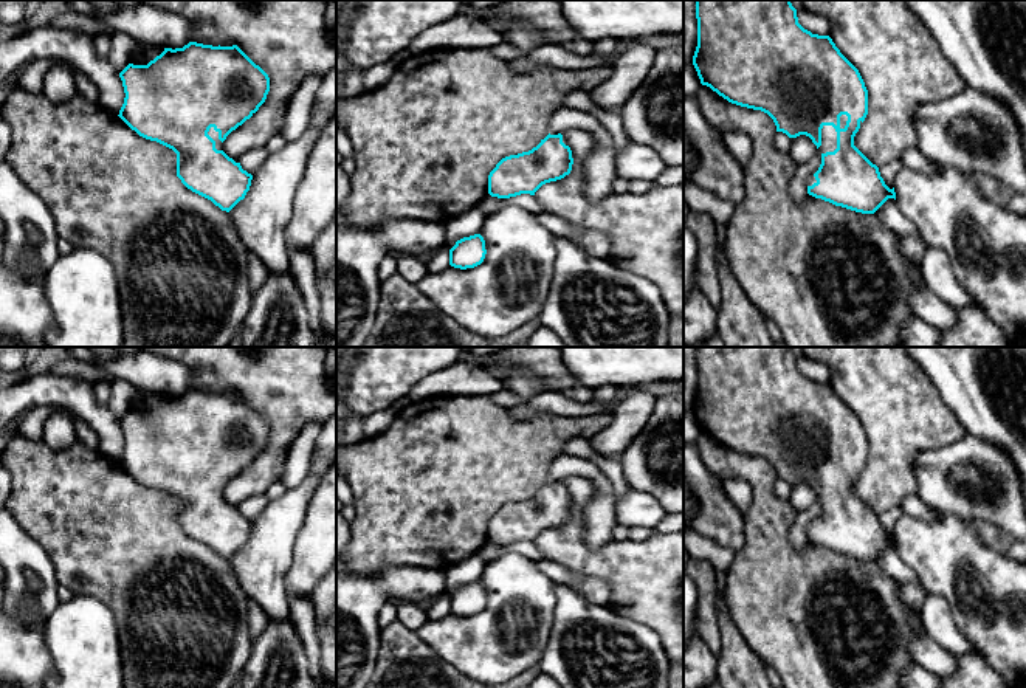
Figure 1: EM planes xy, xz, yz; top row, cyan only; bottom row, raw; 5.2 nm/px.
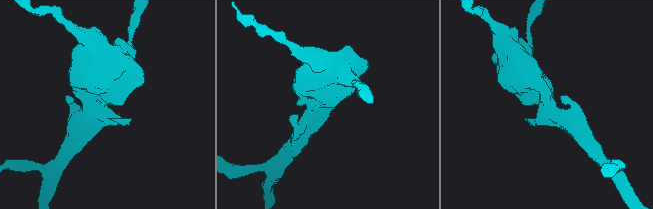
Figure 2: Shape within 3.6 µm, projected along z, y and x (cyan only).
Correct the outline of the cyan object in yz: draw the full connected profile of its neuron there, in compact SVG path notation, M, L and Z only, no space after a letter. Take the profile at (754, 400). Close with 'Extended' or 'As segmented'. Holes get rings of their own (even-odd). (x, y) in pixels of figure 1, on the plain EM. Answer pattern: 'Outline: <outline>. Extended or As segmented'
Outline: M696 347L696 366L697 394L693 403L693 412L701 431L710 434L732 451L767 460L773 466L776 479L783 479L789 485L806 482L817 493L817 497L821 501L821 511L807 527L809 542L862 561L874 561L888 545L896 547L894 535L890 536L885 531L879 514L854 493L854 483L868 462L868 437L859 417L840 400L829 383L812 381L798 370L797 356L792 353L790 347Z. Extended

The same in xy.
Outline: M189 389L183 395L164 395L147 412L129 411L119 425L126 445L118 463L139 483L177 501L177 524L188 536L226 559L245 545L253 522L223 499L223 488L267 446L270 425L259 412L237 392Z. Extended

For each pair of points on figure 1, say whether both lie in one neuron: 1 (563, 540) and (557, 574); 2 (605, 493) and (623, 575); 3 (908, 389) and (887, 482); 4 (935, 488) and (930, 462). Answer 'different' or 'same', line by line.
1: different
2: different
3: same
4: same

